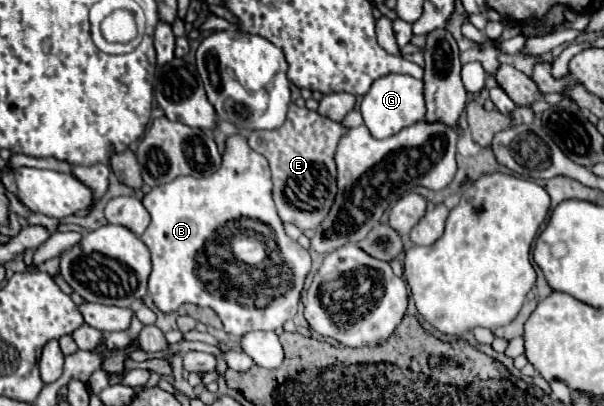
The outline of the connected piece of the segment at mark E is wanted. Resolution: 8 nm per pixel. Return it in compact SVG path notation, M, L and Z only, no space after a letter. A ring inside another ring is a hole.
M291 103L283 127L273 131L251 131L247 135L249 147L261 153L271 165L273 199L283 223L295 223L301 231L307 231L317 229L329 215L337 197L335 149L345 133L347 127L343 123Z

